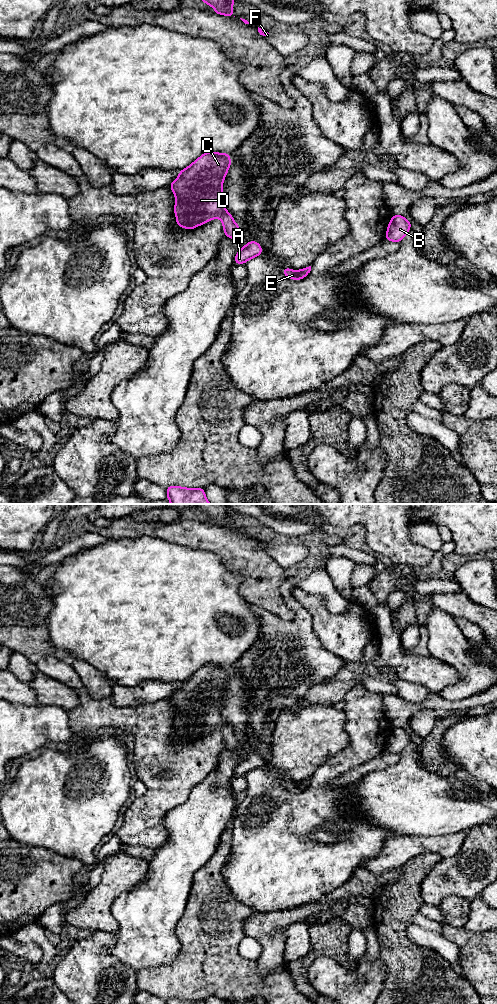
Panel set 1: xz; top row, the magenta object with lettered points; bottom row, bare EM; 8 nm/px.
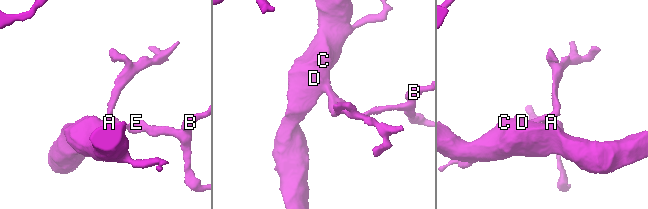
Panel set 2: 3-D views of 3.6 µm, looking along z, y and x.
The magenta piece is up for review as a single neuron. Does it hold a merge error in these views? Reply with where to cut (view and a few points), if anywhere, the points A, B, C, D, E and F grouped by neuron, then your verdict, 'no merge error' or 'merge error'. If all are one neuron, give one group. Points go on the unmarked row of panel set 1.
cut none; groups A B C D E F; no merge error

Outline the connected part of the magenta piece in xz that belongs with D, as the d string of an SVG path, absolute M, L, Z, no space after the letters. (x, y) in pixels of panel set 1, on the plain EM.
M206 664L179 683L178 690L169 698L176 709L174 725L181 740L193 742L220 730L226 749L237 752L242 747L221 714L222 697L231 676L230 666Z

